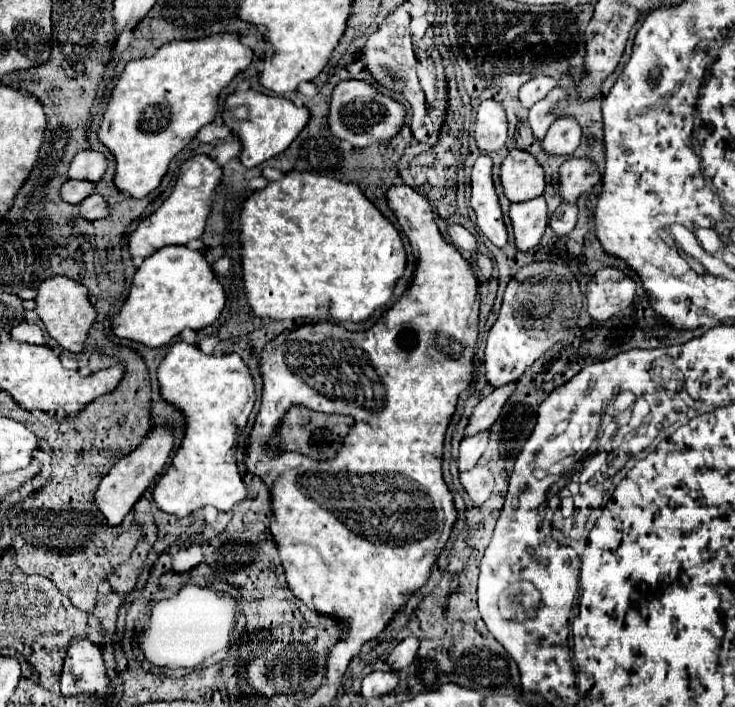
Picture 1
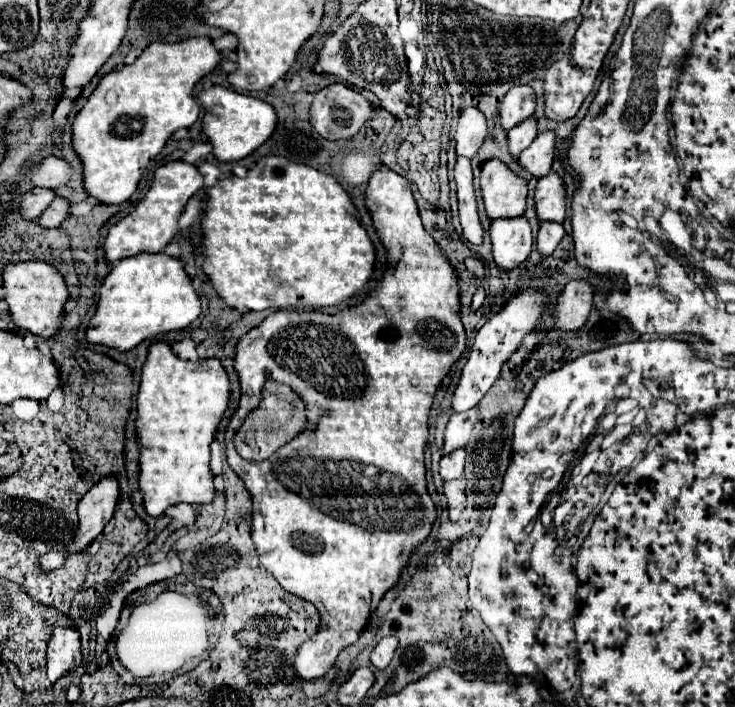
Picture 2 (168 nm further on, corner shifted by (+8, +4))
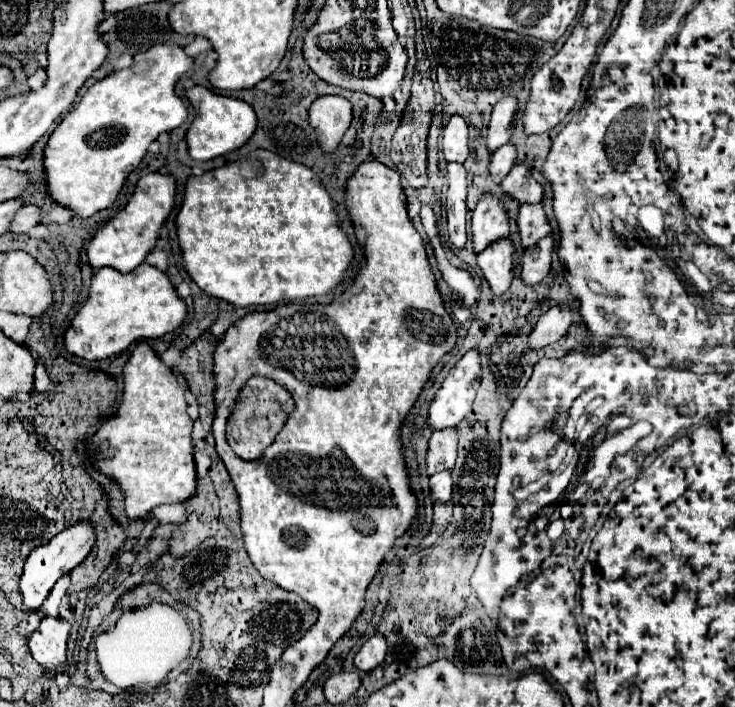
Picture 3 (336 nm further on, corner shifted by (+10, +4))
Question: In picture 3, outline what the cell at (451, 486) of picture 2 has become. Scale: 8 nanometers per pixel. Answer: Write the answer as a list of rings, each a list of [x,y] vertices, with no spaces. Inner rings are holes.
[[[439,502],[439,504],[435,504],[435,508],[433,508],[433,526],[431,526],[431,532],[429,532],[429,536],[419,544],[419,548],[431,546],[431,544],[445,532],[445,528],[447,528],[449,522],[451,522],[451,518],[453,518],[453,502]]]

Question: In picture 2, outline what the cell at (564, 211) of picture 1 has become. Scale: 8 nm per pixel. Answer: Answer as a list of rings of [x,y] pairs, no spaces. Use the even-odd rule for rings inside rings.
[[[543,222],[541,228],[539,228],[539,236],[537,236],[537,250],[539,250],[541,258],[551,256],[555,252],[555,248],[559,246],[563,236],[565,236],[565,230],[563,230],[561,224]]]

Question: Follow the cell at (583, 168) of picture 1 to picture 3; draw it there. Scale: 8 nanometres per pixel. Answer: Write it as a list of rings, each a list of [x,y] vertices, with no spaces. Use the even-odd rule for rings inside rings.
[[[537,202],[533,206],[521,206],[517,224],[519,224],[521,242],[525,248],[535,246],[541,238],[545,238],[553,232],[549,218],[545,214],[545,208],[543,208],[543,202]]]

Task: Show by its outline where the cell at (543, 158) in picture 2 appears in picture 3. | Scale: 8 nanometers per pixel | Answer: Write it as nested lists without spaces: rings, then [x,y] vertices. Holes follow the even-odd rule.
[[[517,162],[511,168],[511,172],[505,176],[501,186],[511,198],[519,200],[521,204],[525,204],[525,202],[539,202],[543,198],[543,184],[537,182],[531,176],[529,166],[525,162]]]

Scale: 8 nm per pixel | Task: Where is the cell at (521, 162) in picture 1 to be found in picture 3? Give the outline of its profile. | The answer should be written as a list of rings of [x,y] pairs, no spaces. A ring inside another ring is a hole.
[[[483,192],[473,218],[471,218],[471,236],[475,252],[485,250],[491,242],[509,236],[509,214],[505,204],[495,198],[491,192]]]

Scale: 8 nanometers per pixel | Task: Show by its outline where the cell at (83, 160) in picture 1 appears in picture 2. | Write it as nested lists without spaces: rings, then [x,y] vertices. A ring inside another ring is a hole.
[[[47,156],[31,174],[31,184],[39,188],[59,188],[69,180],[69,164],[57,156]]]

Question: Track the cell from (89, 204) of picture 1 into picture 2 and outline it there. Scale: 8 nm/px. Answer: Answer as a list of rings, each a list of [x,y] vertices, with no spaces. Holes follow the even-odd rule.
[[[55,198],[37,218],[37,224],[43,228],[57,228],[65,218],[69,218],[69,202],[65,198]]]

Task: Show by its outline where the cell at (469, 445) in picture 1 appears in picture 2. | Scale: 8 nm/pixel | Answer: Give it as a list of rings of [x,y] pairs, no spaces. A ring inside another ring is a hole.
[[[455,450],[451,456],[443,456],[439,462],[439,474],[443,482],[447,480],[457,480],[463,476],[463,466],[465,466],[465,450]]]

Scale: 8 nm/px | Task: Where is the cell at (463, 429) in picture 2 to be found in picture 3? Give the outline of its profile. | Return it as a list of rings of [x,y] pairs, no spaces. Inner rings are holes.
[[[451,426],[449,430],[435,430],[429,440],[427,450],[427,474],[435,474],[445,468],[453,468],[457,458],[457,442],[459,442],[459,430],[457,426]]]

